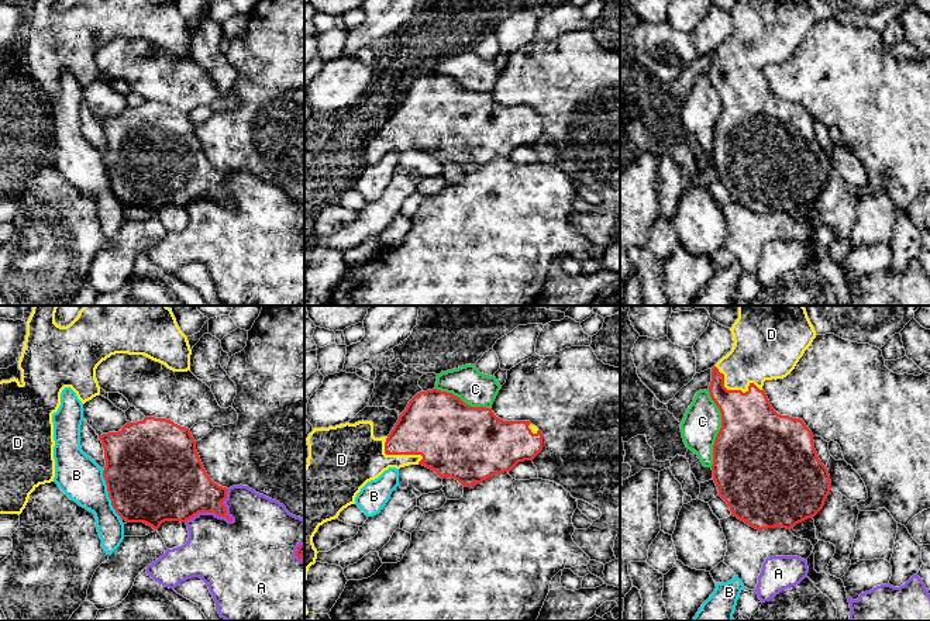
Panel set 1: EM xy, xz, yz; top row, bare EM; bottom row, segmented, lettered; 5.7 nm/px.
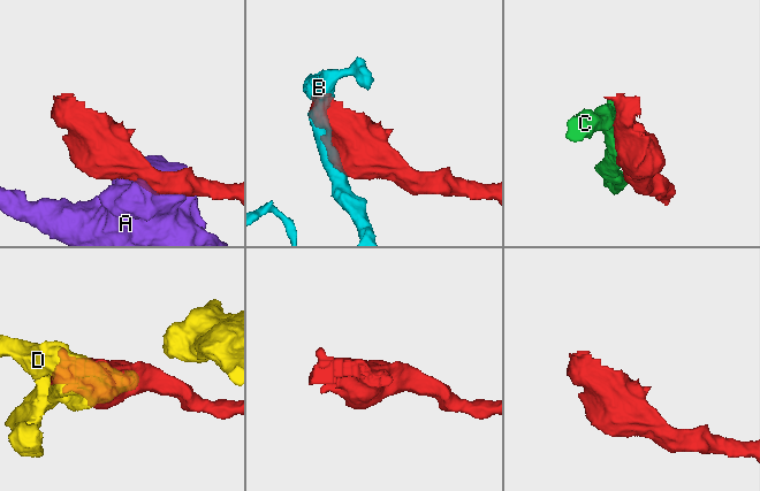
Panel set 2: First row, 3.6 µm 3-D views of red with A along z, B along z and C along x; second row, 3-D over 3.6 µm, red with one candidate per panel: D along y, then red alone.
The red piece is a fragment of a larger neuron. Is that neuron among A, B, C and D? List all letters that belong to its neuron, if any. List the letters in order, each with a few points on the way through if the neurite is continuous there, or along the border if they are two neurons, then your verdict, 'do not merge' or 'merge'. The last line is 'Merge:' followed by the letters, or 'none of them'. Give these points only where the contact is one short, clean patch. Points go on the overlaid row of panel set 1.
A: do not merge
B: do not merge
C: do not merge
D: merge
Merge: D

